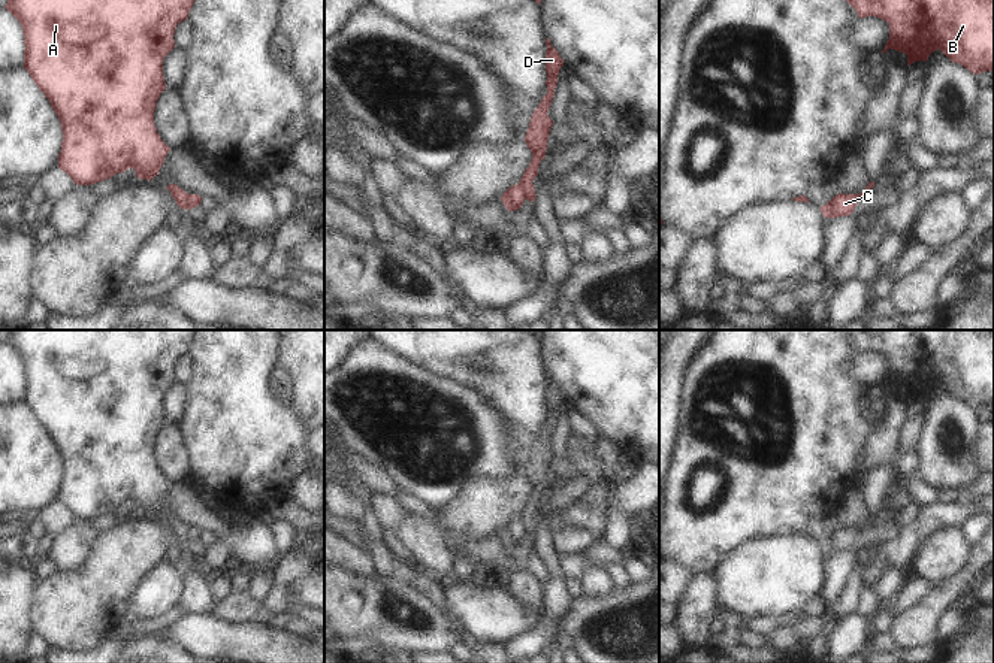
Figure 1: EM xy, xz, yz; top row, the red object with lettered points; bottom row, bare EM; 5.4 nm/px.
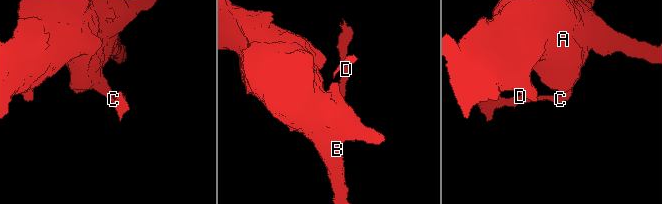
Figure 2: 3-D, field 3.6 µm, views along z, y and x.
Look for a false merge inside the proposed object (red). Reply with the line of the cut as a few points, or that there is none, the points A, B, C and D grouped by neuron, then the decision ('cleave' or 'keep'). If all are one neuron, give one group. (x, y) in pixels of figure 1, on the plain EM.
cut xz (517, 518), (526, 532); groups A B / C D; cleave

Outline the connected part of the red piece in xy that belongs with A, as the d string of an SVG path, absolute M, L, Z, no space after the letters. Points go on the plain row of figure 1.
M9 330L7 343L21 358L24 369L24 403L49 435L57 448L63 476L58 488L58 502L66 506L76 520L91 520L111 514L117 508L133 503L139 514L152 515L158 509L170 482L161 475L154 460L154 445L160 429L166 424L163 394L175 382L175 363L188 352L196 330Z

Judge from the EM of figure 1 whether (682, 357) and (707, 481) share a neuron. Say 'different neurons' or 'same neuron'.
different neurons

